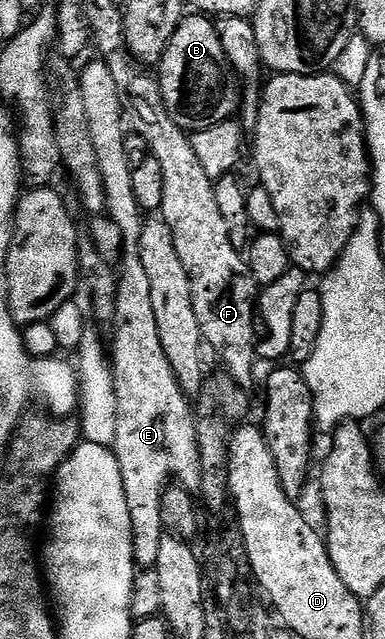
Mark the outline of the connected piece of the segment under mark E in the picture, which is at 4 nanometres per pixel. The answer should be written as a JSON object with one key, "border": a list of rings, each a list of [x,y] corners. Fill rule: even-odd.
{"border":[[[94,59],[84,70],[80,70],[83,87],[83,107],[87,111],[87,128],[91,131],[91,144],[95,146],[95,155],[99,159],[99,171],[103,171],[103,191],[107,191],[105,213],[119,226],[123,233],[125,252],[121,254],[121,263],[117,275],[117,294],[115,295],[115,319],[111,326],[111,364],[113,382],[115,383],[115,403],[119,407],[119,423],[115,430],[113,454],[117,457],[119,471],[123,475],[123,491],[127,495],[127,511],[131,511],[131,531],[133,532],[133,559],[138,566],[149,567],[154,564],[159,552],[159,543],[163,534],[161,528],[161,496],[165,486],[174,481],[190,491],[200,490],[201,464],[197,450],[197,422],[195,409],[190,398],[179,387],[167,355],[163,355],[163,343],[159,343],[159,327],[155,327],[155,310],[151,304],[151,278],[143,268],[143,259],[139,259],[139,235],[143,235],[146,218],[135,199],[135,190],[131,184],[131,170],[127,167],[127,122],[119,103],[119,87],[111,76],[108,65],[100,59]]]}

